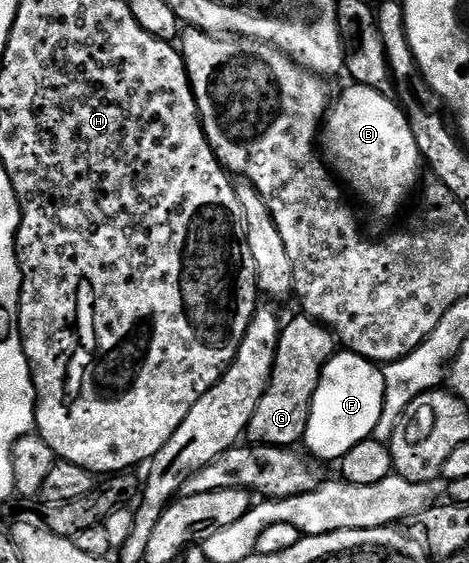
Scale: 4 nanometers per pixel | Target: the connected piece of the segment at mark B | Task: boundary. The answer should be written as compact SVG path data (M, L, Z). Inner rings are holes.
M350 85L350 88L339 99L337 96L324 123L324 147L325 150L326 147L330 150L328 159L337 178L351 192L354 190L366 202L367 209L378 219L392 218L405 205L406 198L413 191L415 194L416 188L419 186L418 163L420 167L420 156L416 137L412 137L412 129L406 120L406 113L391 96L382 95L376 89Z

